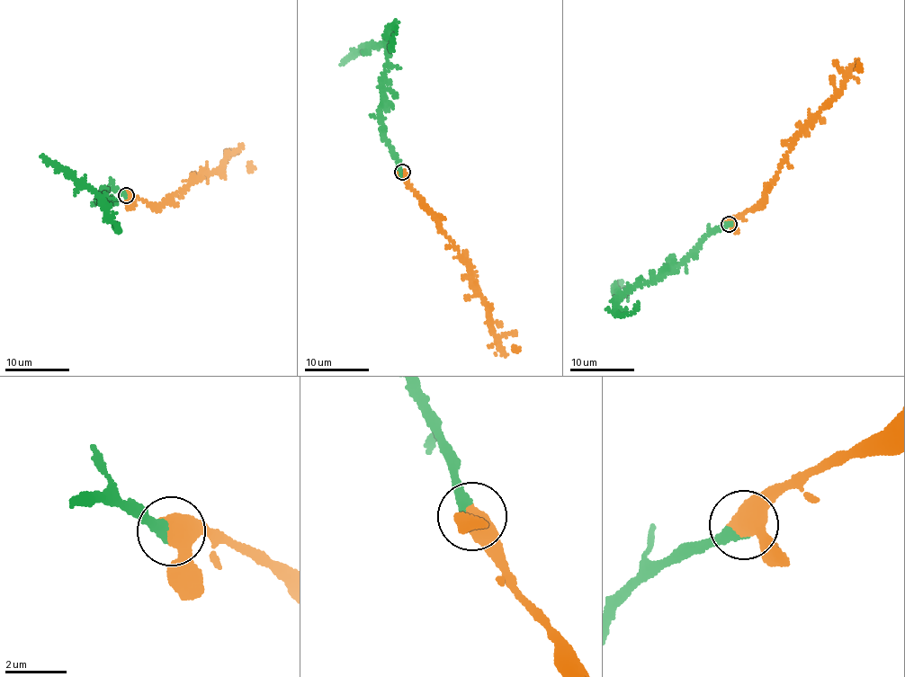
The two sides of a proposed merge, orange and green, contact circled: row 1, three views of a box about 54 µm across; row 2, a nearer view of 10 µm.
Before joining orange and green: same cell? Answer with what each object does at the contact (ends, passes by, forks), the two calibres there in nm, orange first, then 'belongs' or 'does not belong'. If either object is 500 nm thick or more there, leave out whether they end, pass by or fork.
600 nm thick on the orange side, 440 nm on the other; belongs

